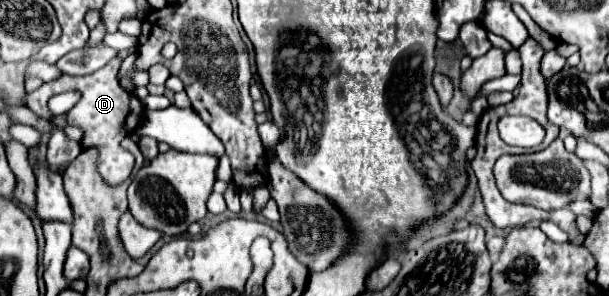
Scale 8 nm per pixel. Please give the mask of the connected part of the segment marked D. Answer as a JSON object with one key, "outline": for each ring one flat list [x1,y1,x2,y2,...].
{"outline":[[116,54,104,68,92,72,92,74,86,74,86,76,68,76,64,74,60,80,54,80,54,82,46,82,42,84,38,90,34,92,28,92,22,102,34,110,38,116,46,118,46,120,52,120,56,118,50,110,48,110,48,100,60,92,70,92,70,90,76,90,80,92,80,100,74,104,74,108,70,108,66,112,66,122,70,126,78,126,82,130,82,142,84,142,84,148,96,148,98,150,98,160,96,160,96,168,100,172,100,176,110,184,122,184,130,172,132,172,132,166,134,166,134,158,130,152,126,152,122,146,120,146,120,140,124,136,130,136,136,126,140,126,140,118,144,116,144,104,130,92,126,92,120,84,118,84,118,70,120,70,120,64,122,64,122,58,120,54]]}

